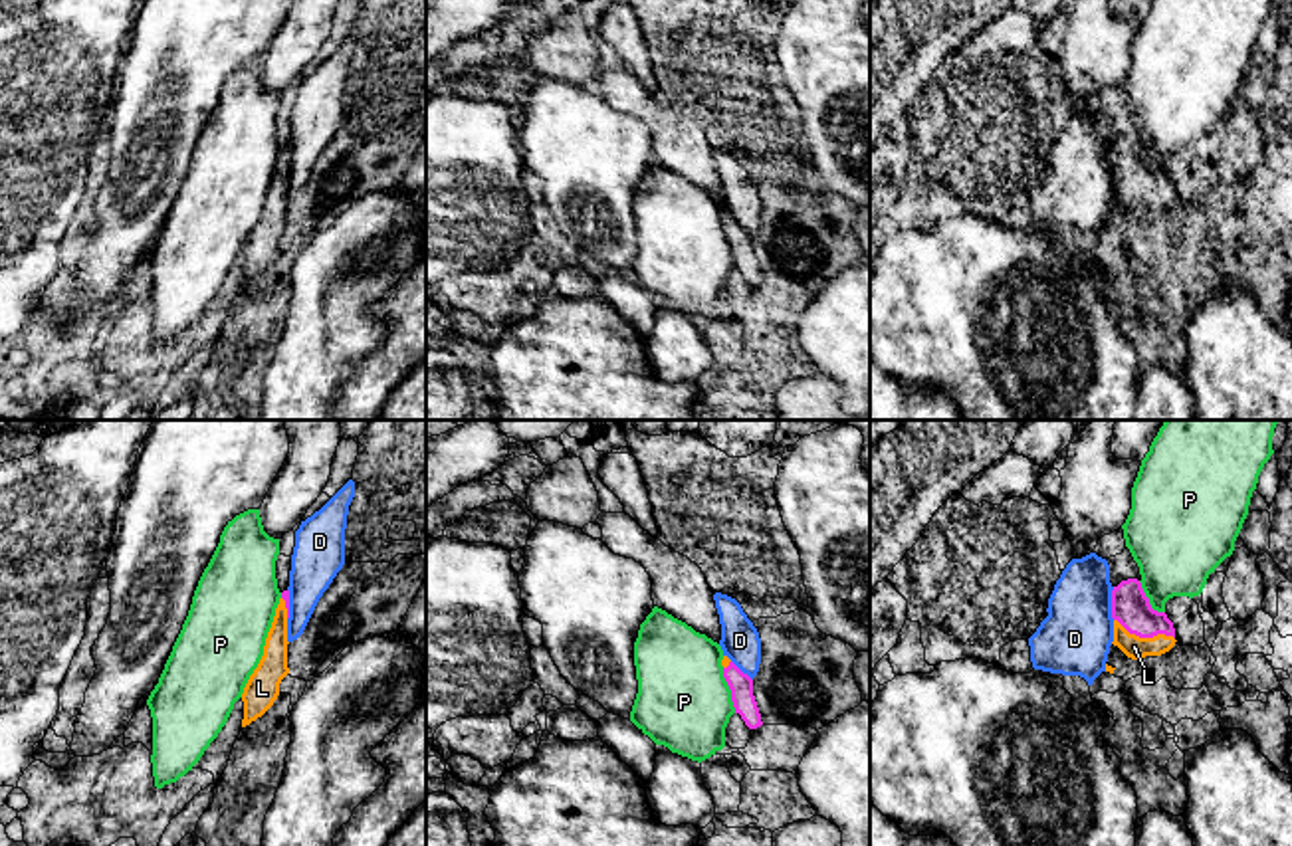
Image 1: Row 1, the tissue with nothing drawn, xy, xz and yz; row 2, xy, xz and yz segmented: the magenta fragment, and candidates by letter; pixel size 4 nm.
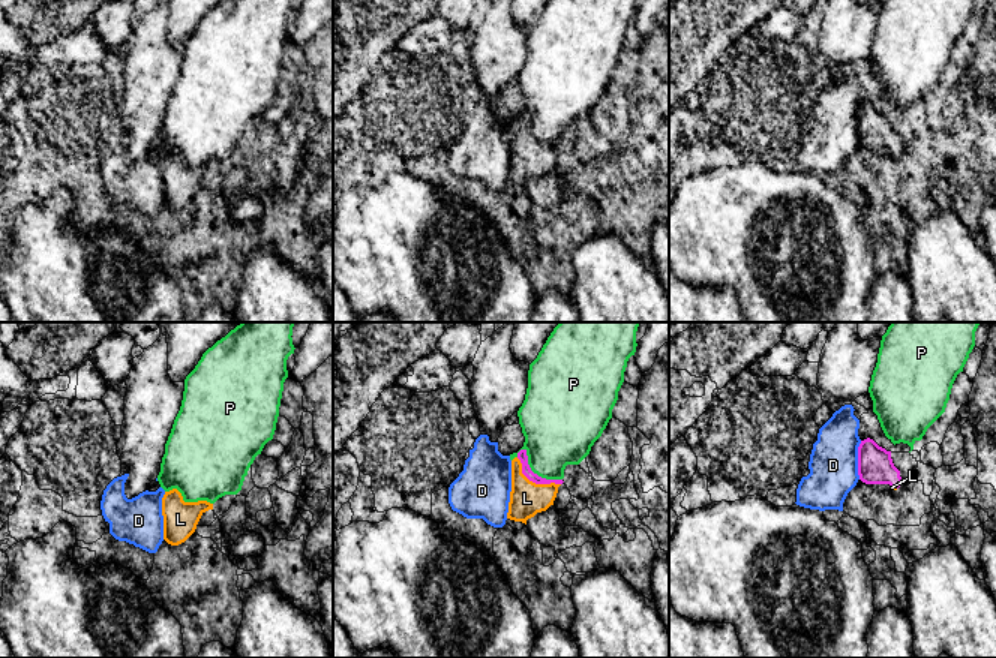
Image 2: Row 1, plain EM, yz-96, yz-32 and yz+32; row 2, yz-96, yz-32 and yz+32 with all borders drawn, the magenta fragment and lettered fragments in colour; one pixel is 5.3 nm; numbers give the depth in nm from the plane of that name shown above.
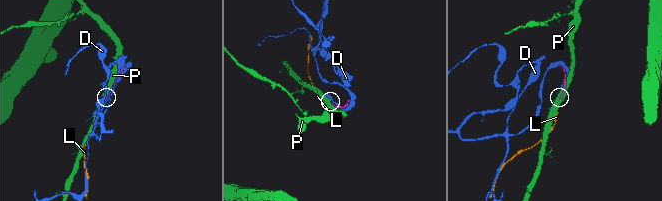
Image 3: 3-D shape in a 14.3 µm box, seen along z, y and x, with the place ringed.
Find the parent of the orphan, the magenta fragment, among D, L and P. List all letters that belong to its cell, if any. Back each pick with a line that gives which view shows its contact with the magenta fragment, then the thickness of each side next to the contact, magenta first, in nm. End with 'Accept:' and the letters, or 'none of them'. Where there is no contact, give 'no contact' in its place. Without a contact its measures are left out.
L: yz | 160/90 nm
Accept: L

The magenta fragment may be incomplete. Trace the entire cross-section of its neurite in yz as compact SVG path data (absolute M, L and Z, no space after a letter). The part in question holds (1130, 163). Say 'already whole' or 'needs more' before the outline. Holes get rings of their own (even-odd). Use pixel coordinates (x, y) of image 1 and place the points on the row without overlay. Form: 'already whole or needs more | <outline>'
needs more | M1137 135L1112 147L1114 202L1128 214L1161 212L1175 202L1175 184L1165 168L1151 164Z

